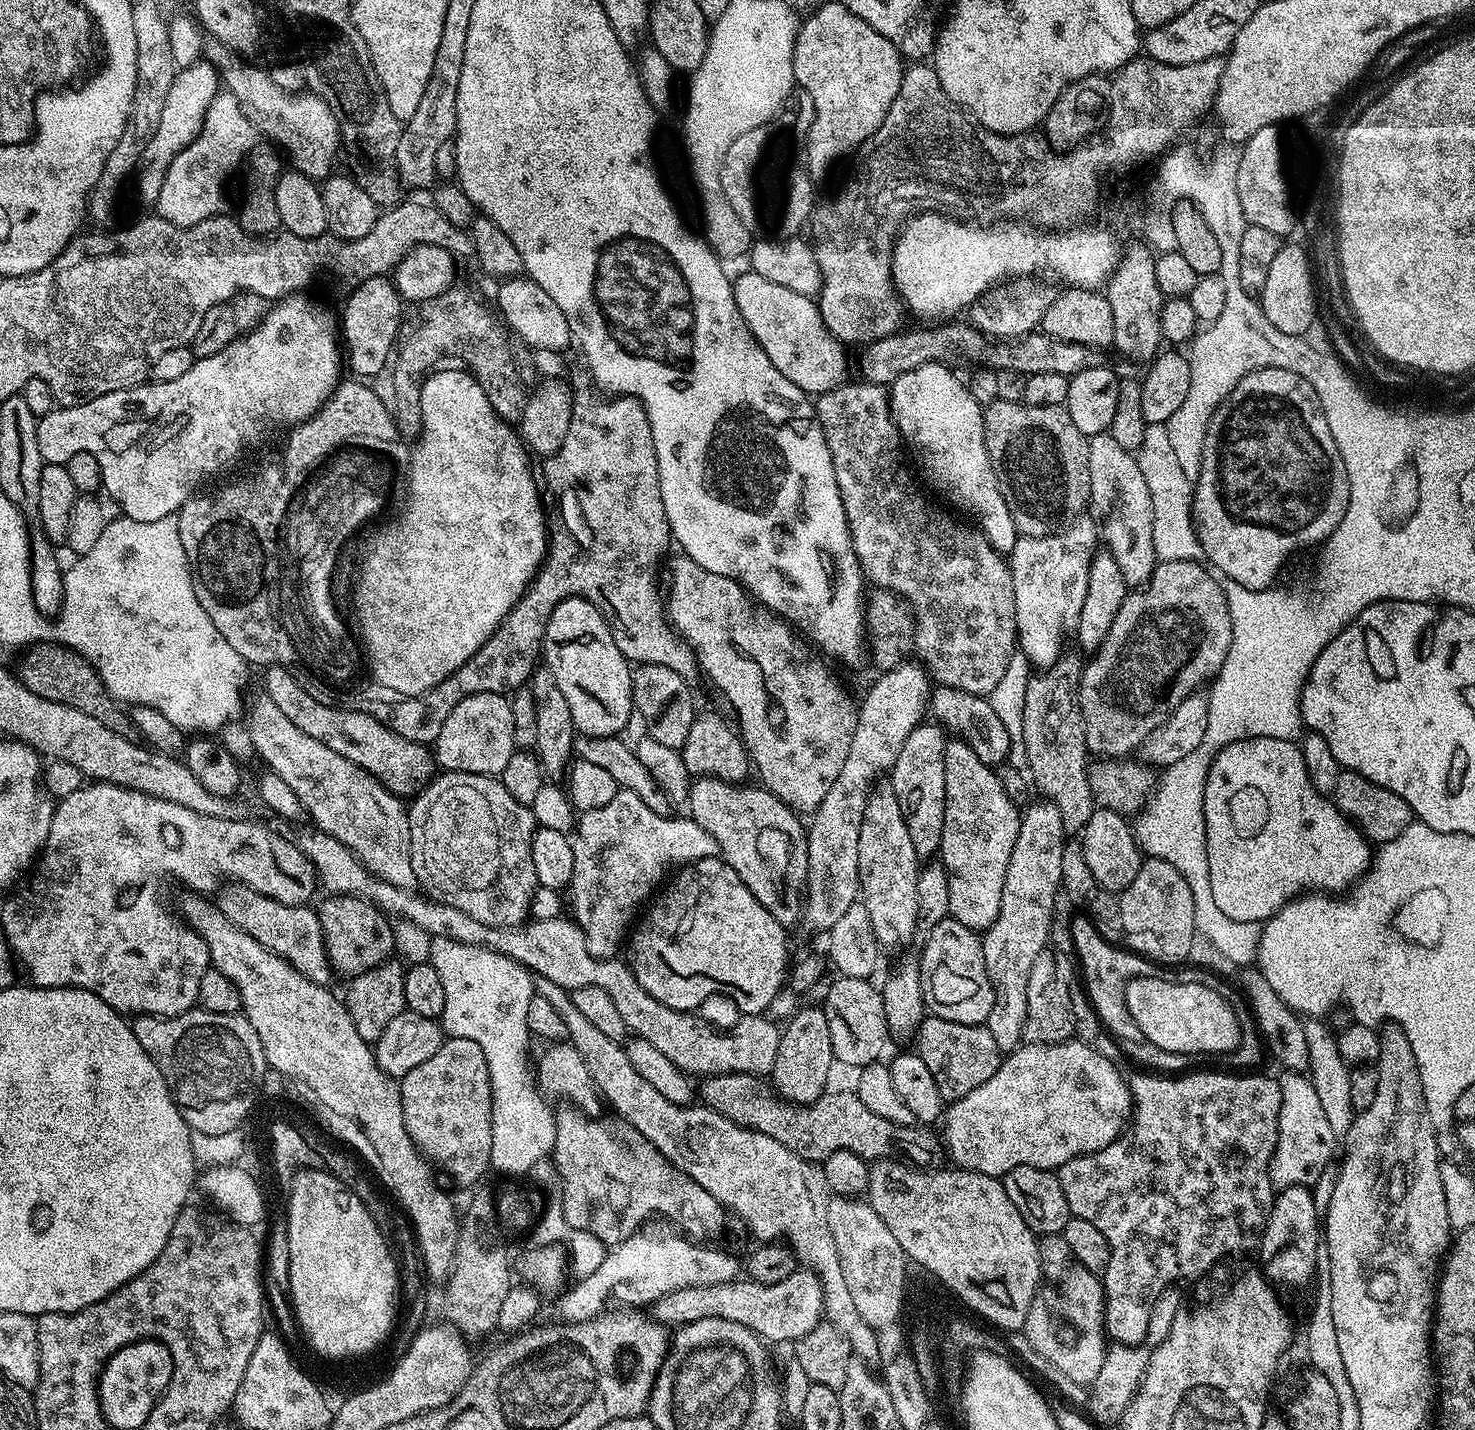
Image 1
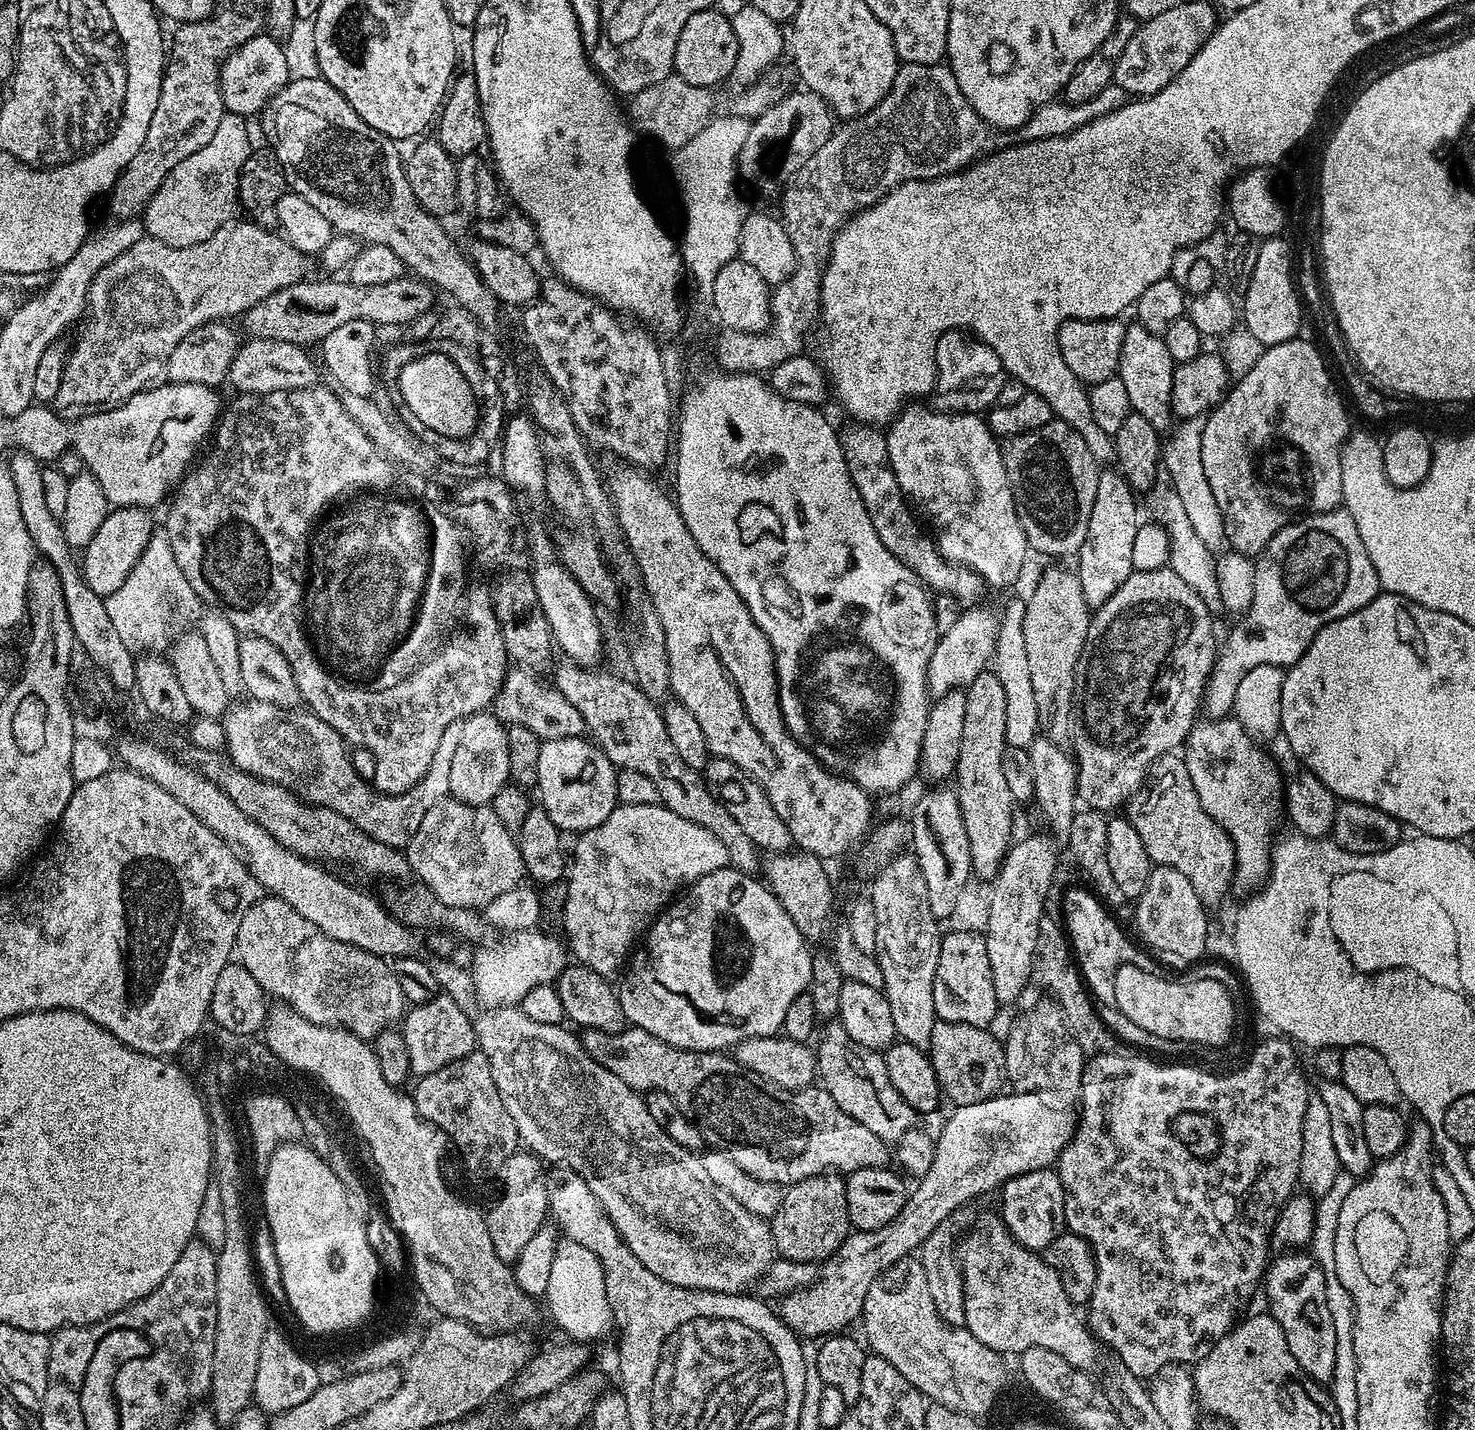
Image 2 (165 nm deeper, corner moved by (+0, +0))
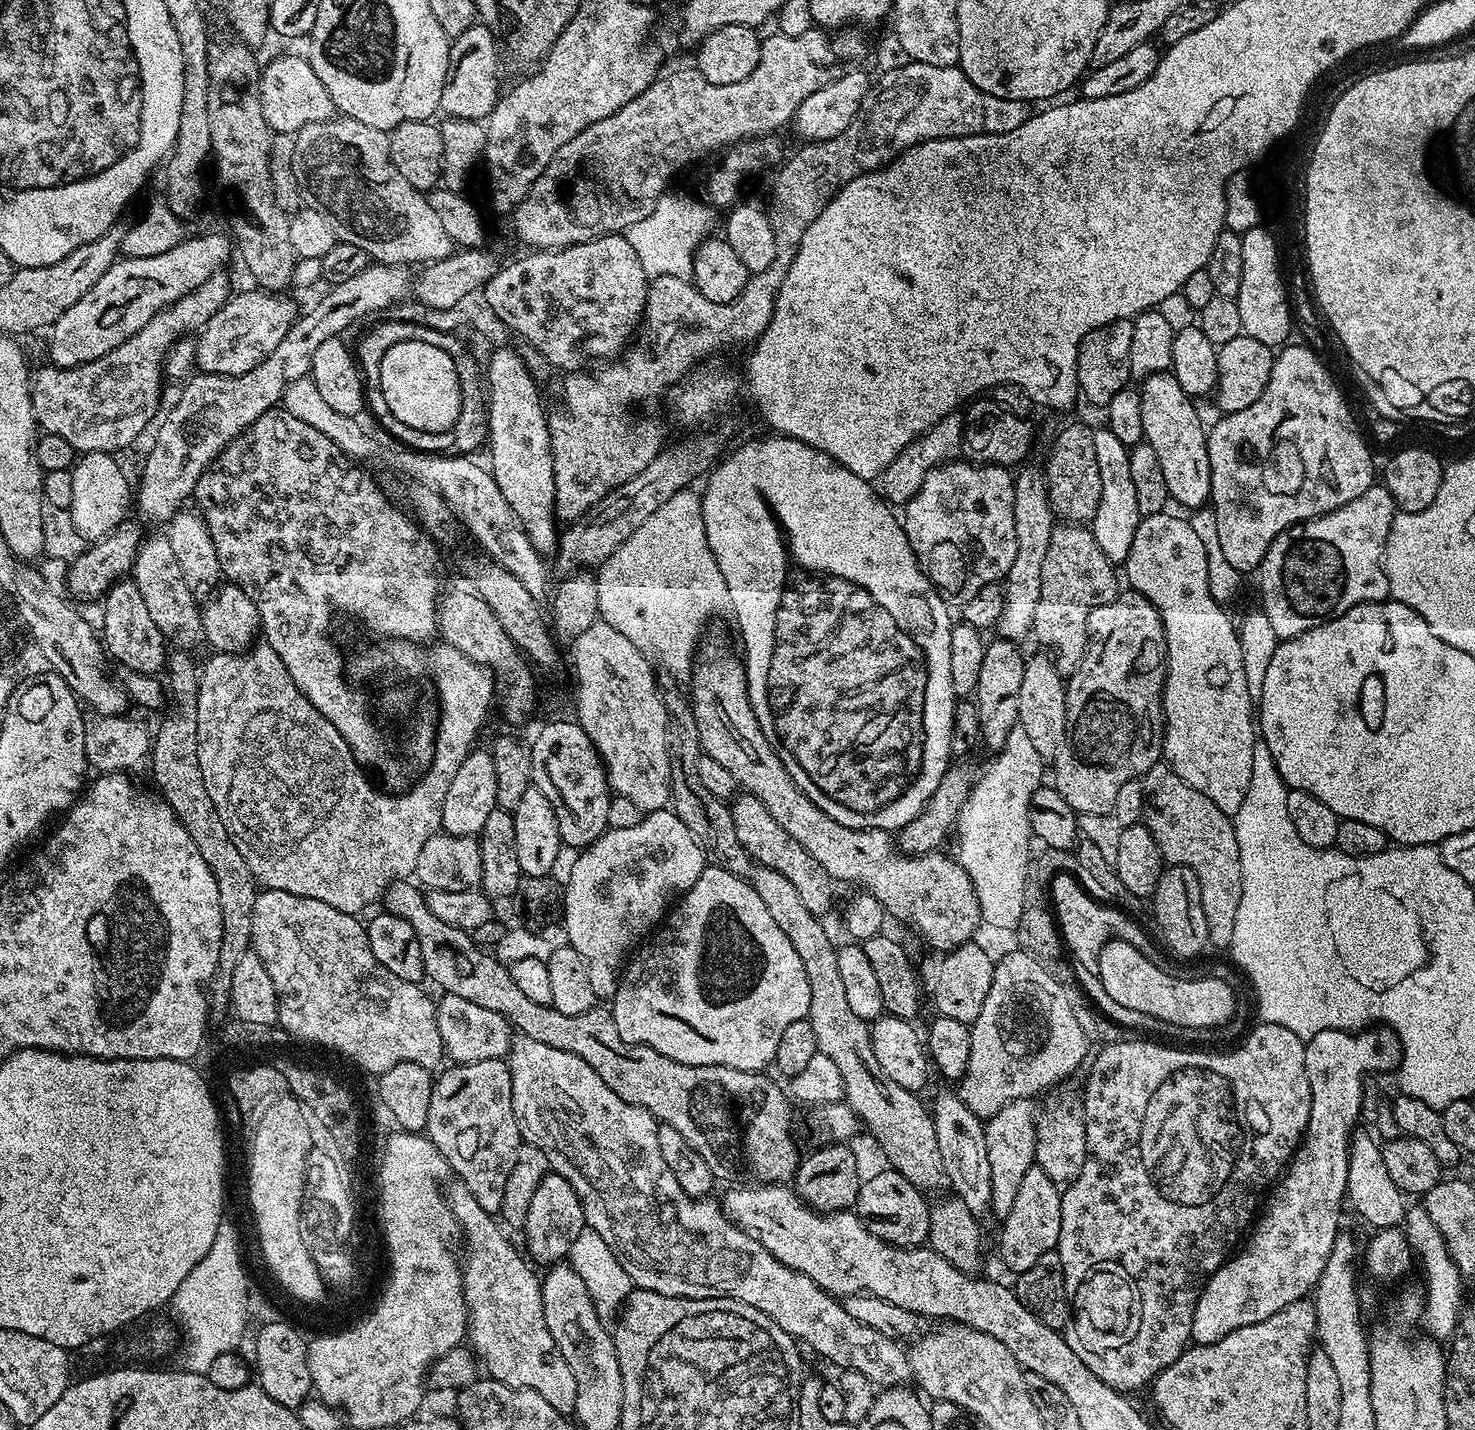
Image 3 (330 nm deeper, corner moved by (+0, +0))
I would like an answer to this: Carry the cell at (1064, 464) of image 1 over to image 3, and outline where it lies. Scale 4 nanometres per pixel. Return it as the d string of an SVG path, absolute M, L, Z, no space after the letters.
M1072 424L1056 436L1048 461L1042 465L1044 483L1048 486L1048 505L1061 521L1087 525L1098 510L1102 494L1102 474L1094 451L1094 431L1084 424Z

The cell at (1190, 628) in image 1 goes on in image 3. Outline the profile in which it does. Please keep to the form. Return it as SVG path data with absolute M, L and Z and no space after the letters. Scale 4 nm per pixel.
M1131 590L1121 591L1116 599L1106 602L1106 606L1098 606L1092 609L1088 619L1088 649L1084 652L1084 657L1076 671L1066 680L1066 691L1064 701L1066 702L1066 722L1068 723L1068 740L1064 743L1064 748L1056 755L1054 767L1056 767L1056 782L1054 789L1066 801L1077 814L1111 813L1116 804L1116 799L1120 796L1120 791L1127 786L1131 780L1139 781L1145 772L1149 772L1155 764L1161 763L1164 750L1164 677L1166 657L1168 647L1164 637L1164 623L1160 617L1160 611L1149 602L1142 594Z

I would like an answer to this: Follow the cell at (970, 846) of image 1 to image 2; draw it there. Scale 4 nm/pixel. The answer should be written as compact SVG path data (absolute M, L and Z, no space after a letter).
M992 670L978 673L966 686L966 719L962 726L962 750L958 750L958 762L954 773L954 791L962 818L966 826L966 838L970 846L970 858L972 859L972 871L977 877L995 877L1000 871L1001 864L1008 854L1008 849L1013 843L1012 836L1012 796L1014 789L1006 786L1003 774L1003 760L1006 751L1006 693L1002 688L996 674Z

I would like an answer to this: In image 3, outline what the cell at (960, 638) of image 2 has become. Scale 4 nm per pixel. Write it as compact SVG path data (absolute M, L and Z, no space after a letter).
M1021 467L1015 473L1016 493L1014 494L1014 530L1016 531L1016 553L1008 575L1003 581L1004 613L998 625L1003 639L1020 642L1024 635L1032 632L1034 610L1038 610L1038 594L1042 594L1042 558L1046 558L1046 546L1050 546L1050 534L1054 527L1054 513L1048 505L1048 486L1044 483L1043 471Z

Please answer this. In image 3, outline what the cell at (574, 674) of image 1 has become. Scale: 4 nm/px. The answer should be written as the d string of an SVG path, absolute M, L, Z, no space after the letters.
M514 347L500 348L486 362L488 404L487 450L492 451L490 471L502 498L520 521L524 534L544 558L558 547L558 520L555 508L554 462L546 409L540 405L535 376L528 373L523 358Z

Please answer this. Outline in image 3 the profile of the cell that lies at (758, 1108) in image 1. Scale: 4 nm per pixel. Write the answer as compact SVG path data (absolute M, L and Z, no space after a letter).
M401 878L387 885L382 904L391 915L410 922L414 934L418 934L418 946L422 946L427 979L444 988L440 990L502 1014L521 1036L538 1038L538 1042L546 1042L554 1050L578 1054L618 1098L642 1106L657 1121L678 1130L706 1161L715 1162L724 1156L734 1171L756 1175L761 1184L787 1185L795 1177L802 1152L796 1149L796 1140L788 1133L789 1097L780 1093L768 1074L721 1064L690 1066L674 1062L645 1044L627 1044L618 1034L618 1026L614 1026L611 1011L604 1006L571 1016L547 1004L530 1002L514 986L509 965L474 943L469 933L430 914L427 895L415 883L408 883L412 882Z

